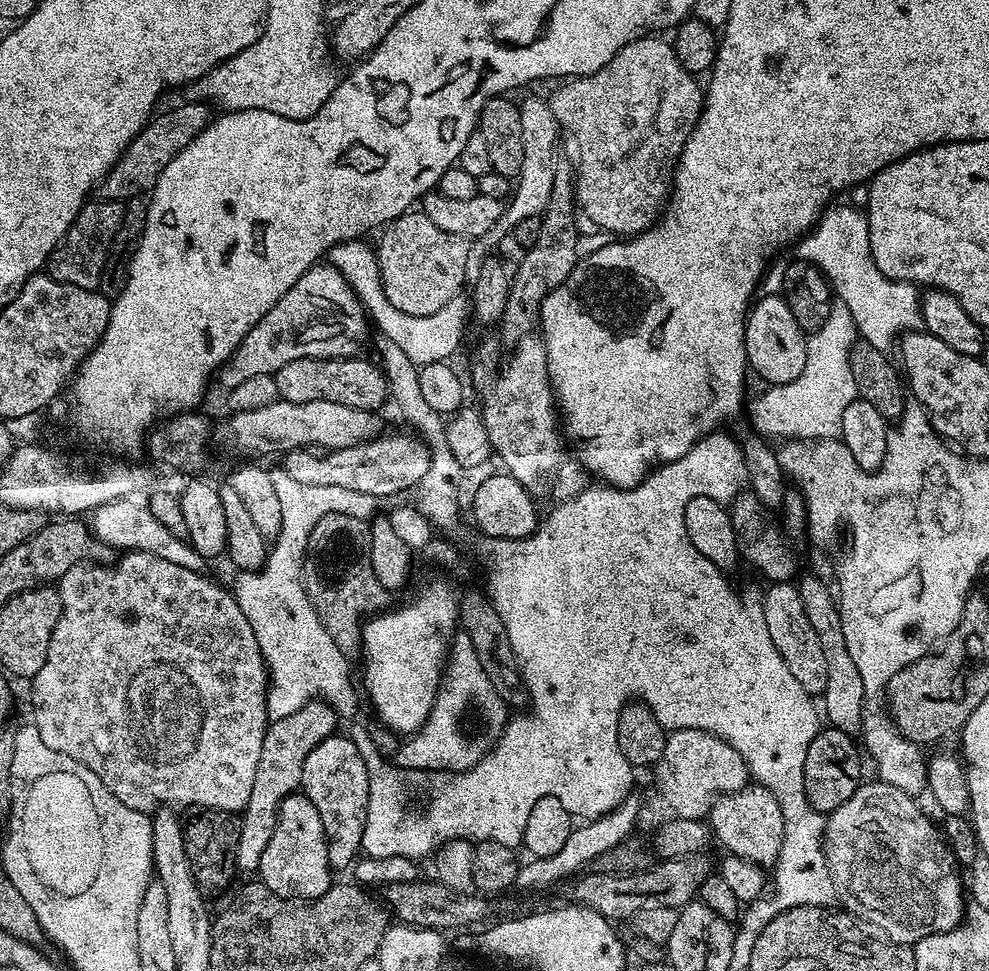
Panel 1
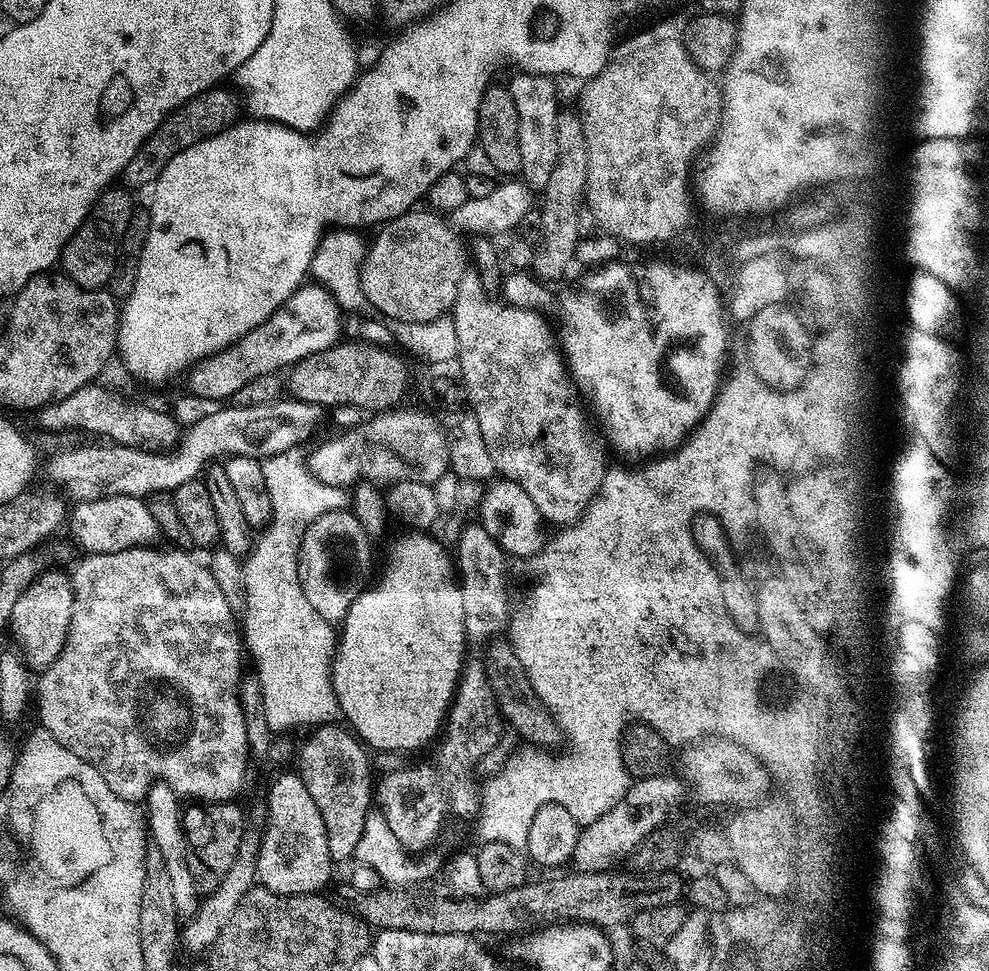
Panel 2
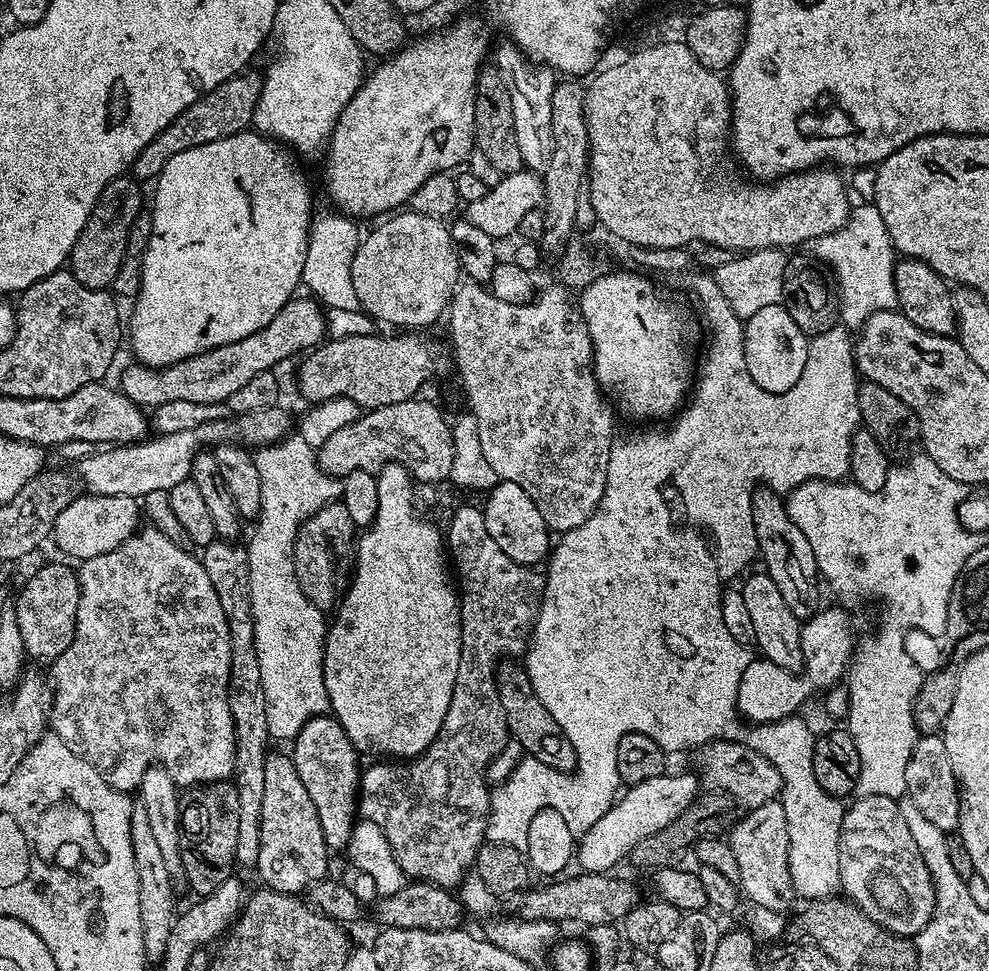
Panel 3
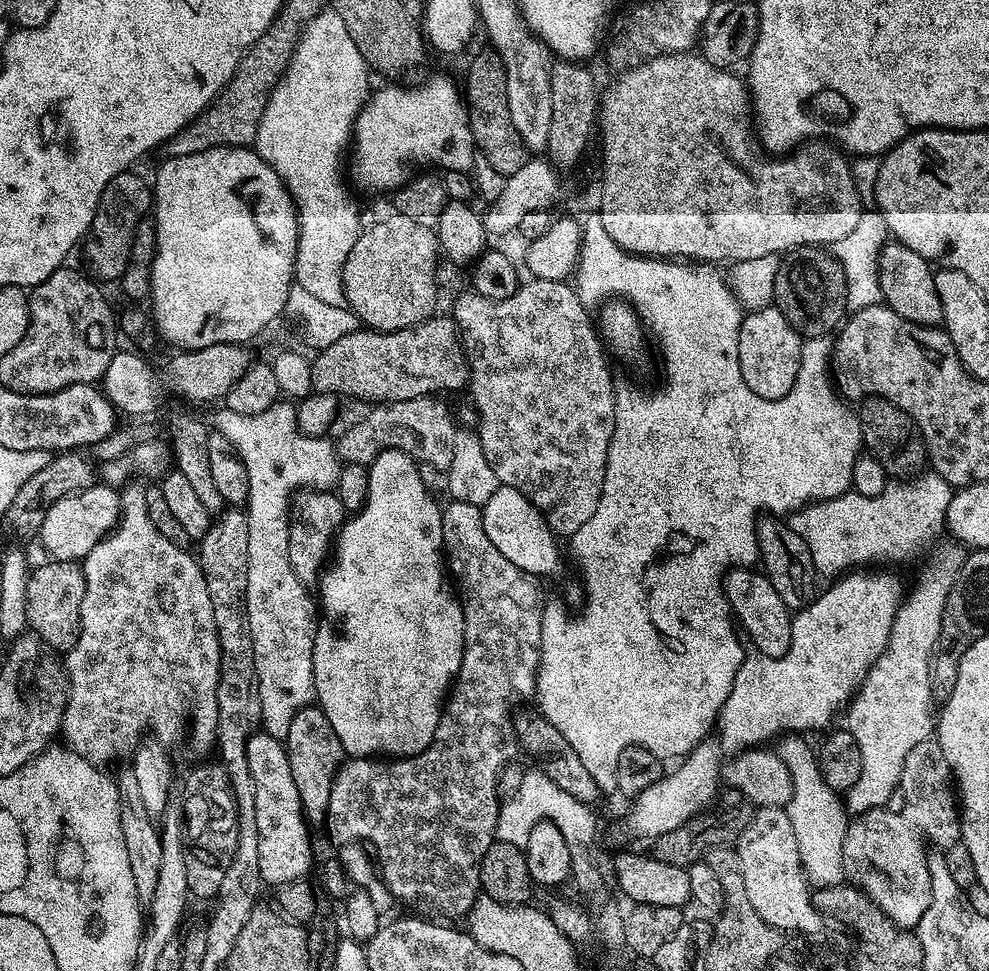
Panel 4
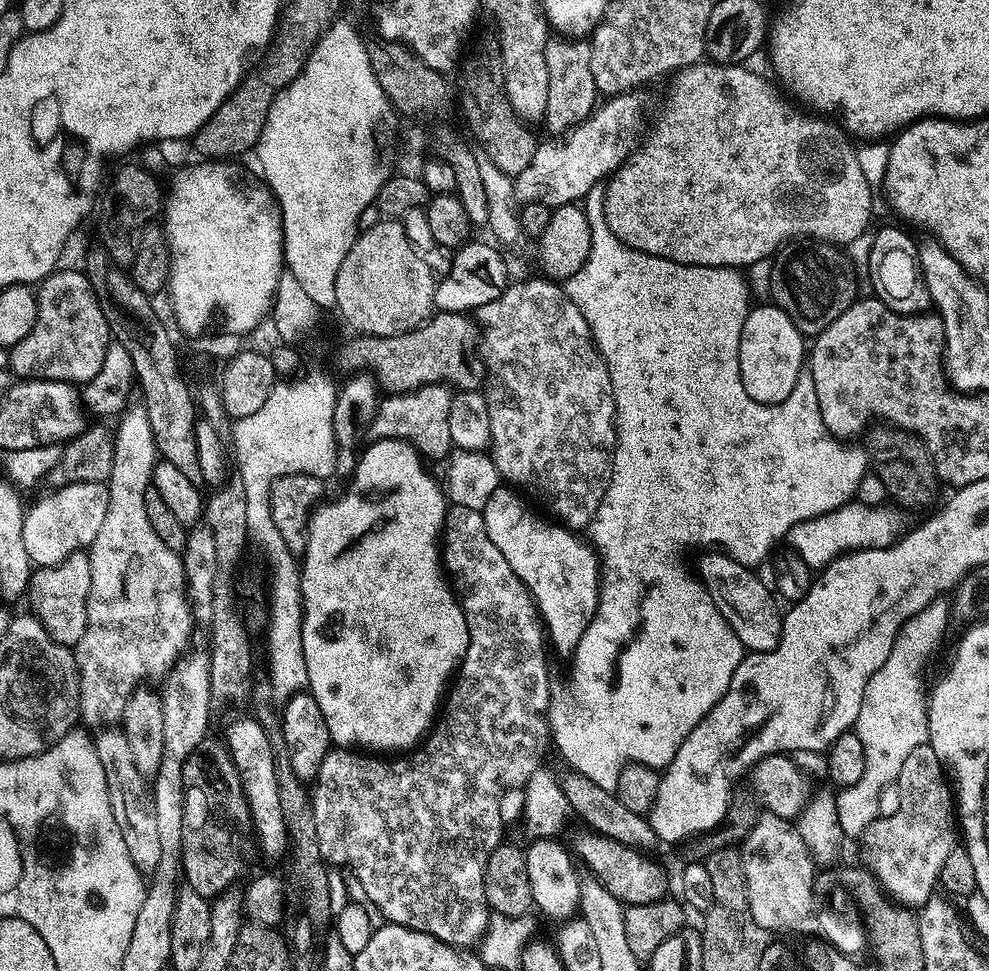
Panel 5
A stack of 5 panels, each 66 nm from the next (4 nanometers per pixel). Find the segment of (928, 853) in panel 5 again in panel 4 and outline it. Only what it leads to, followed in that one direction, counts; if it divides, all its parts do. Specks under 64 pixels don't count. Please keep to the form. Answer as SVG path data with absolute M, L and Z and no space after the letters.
M935 738L918 742L916 751L906 754L904 773L900 779L901 785L912 784L912 800L905 802L901 812L891 812L891 807L885 806L849 819L845 845L842 847L845 877L876 903L901 930L915 929L922 914L926 914L926 906L930 906L930 884L934 880L934 872L930 867L930 856L928 860L928 852L924 849L924 839L943 850L957 843L962 836L958 792L954 787L952 767L946 762L946 754L939 751L940 744Z

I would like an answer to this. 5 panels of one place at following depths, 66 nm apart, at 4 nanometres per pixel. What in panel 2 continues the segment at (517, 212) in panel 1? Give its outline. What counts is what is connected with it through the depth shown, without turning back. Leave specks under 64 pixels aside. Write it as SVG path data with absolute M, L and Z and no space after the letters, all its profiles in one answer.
M516 74L513 77L512 81L507 81L506 87L508 93L514 98L514 107L518 109L518 150L522 153L519 175L529 189L543 190L546 182L549 181L550 174L553 173L554 164L558 158L558 124L562 119L562 112L560 112L559 102L556 101L557 81L547 76L531 74Z

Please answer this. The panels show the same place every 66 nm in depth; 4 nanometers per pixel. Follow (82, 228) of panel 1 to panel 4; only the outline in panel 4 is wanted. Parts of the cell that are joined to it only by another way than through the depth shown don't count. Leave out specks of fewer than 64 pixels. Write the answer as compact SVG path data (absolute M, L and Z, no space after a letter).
M136 170L118 174L106 186L106 190L100 196L98 210L88 227L88 235L82 241L84 260L89 268L87 271L97 281L119 281L121 274L126 270L126 262L130 262L130 246L134 246L134 234L140 221L153 211L152 196L154 197L154 192L149 181L147 184Z

